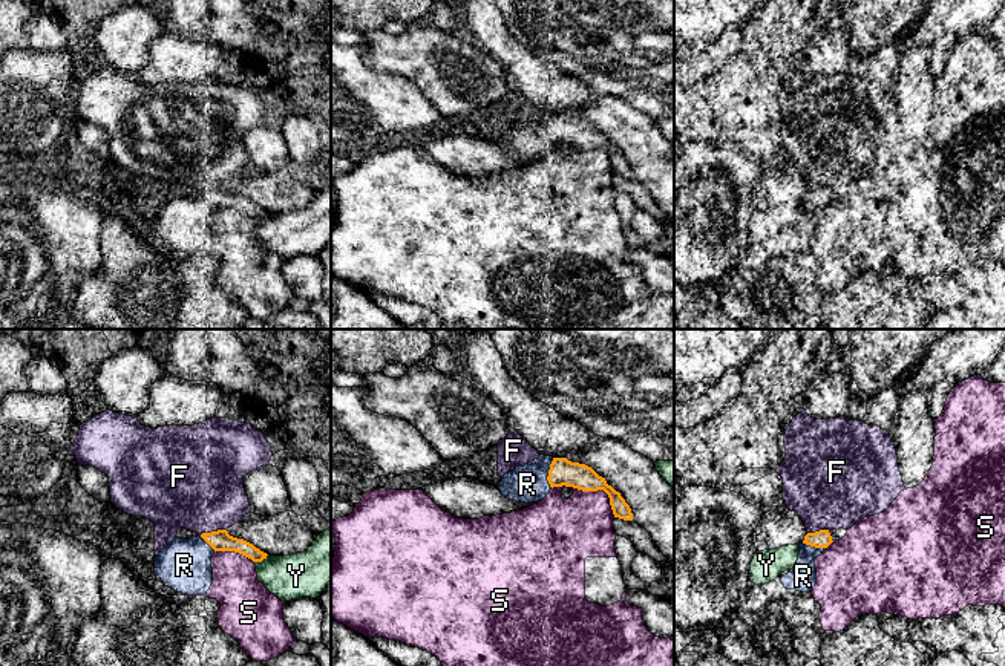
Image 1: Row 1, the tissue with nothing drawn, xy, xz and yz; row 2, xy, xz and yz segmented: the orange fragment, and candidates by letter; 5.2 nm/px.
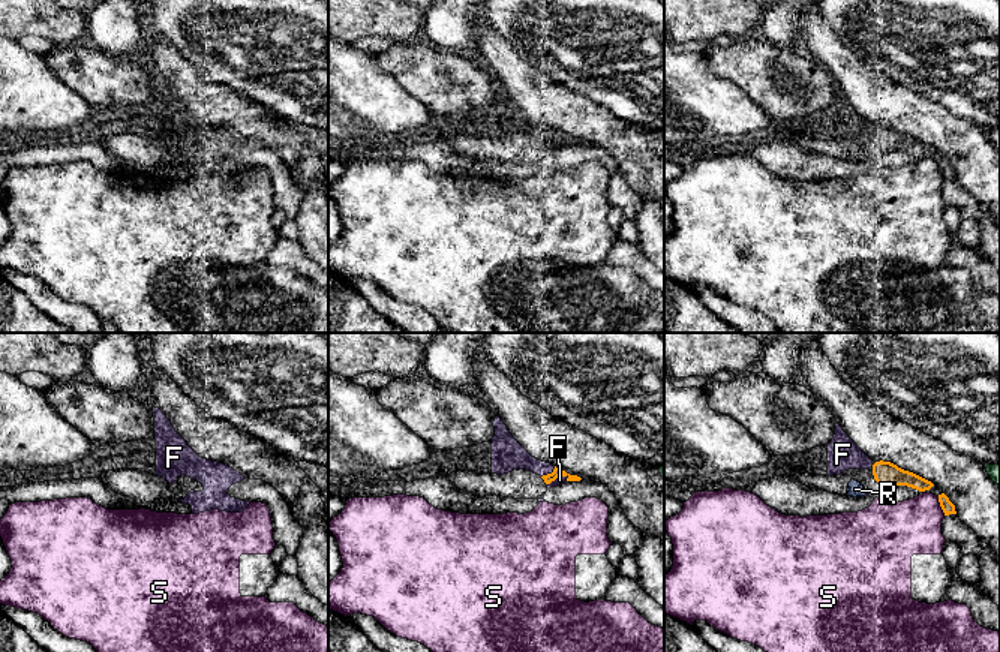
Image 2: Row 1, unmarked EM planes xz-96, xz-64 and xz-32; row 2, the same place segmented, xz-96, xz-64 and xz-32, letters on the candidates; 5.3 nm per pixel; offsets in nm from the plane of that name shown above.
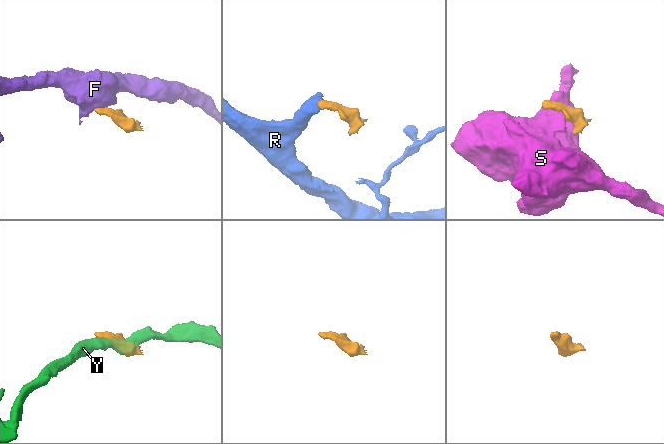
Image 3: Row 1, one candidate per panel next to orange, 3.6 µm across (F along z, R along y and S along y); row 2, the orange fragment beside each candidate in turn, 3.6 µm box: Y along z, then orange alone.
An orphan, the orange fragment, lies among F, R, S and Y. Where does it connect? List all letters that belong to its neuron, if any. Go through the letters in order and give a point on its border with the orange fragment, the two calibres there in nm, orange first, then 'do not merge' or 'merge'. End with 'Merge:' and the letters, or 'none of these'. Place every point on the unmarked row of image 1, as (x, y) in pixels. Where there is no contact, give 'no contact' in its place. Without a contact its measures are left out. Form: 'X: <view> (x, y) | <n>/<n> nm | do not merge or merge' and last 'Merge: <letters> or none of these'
F: xy (212, 189) | 110/460 nm | do not merge
R: xz (549, 130) | 140/200 nm | do not merge
S: xz (590, 147) | 140/340 nm | do not merge
Y: xy (261, 218) | 110/240 nm | do not merge
Merge: none of these

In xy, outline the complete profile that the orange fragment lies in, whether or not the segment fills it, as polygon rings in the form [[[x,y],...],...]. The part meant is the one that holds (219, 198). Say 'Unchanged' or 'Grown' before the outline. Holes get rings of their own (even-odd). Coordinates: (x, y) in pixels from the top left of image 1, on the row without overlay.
Unchanged. [[[218,187],[211,190],[202,190],[201,194],[214,207],[214,208],[234,208],[239,210],[253,219],[262,219],[267,216],[267,210],[256,205],[253,201],[237,196],[228,191],[227,187]]]

